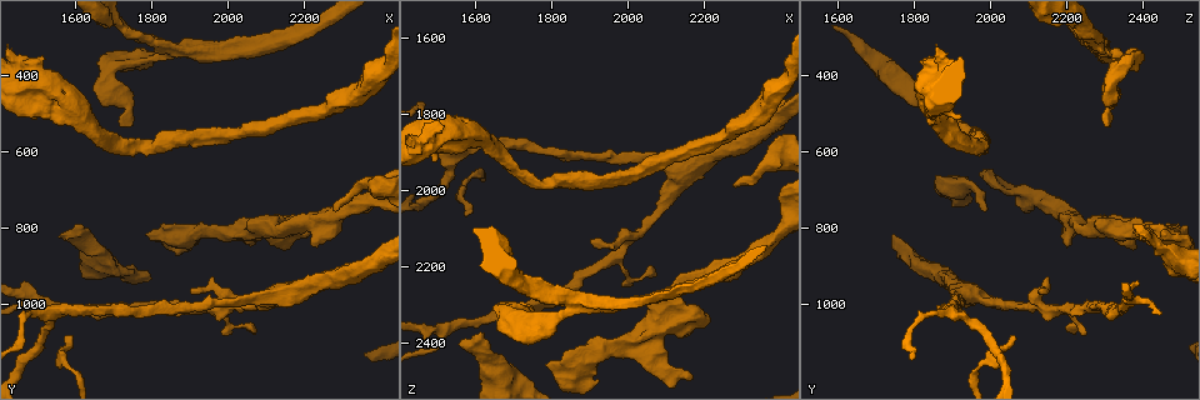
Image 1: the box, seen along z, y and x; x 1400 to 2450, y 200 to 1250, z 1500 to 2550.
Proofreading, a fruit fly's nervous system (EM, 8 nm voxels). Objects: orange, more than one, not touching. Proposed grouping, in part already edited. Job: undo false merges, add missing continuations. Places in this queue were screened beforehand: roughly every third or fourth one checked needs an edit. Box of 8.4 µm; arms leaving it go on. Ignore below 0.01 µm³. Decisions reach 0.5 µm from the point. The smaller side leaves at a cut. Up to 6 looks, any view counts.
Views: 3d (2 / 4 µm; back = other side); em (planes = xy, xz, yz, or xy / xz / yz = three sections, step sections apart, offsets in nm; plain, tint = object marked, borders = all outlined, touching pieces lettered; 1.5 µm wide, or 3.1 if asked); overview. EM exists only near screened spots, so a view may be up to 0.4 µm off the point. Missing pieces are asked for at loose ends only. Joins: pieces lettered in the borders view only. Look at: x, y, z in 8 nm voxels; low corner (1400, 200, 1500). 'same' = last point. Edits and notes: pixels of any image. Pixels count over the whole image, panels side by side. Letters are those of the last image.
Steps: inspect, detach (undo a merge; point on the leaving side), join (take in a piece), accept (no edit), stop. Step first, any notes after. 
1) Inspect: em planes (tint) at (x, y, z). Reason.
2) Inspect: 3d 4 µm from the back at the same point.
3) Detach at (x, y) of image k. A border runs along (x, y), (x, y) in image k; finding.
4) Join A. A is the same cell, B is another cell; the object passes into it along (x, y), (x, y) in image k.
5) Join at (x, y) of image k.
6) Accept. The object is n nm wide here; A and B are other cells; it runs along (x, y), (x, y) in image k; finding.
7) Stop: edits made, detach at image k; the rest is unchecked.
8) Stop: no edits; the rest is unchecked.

Inspect: 3d 2 µm at (1725, 535, 2300). Branch stops here.

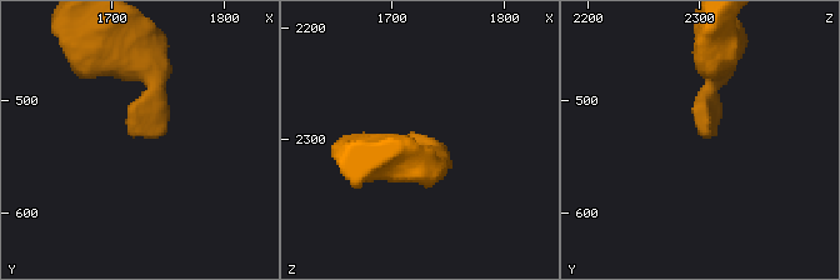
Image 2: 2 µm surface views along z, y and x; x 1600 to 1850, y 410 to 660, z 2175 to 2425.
Inspect: em planes (tint) at (1722, 532, 2302). Now the EM.

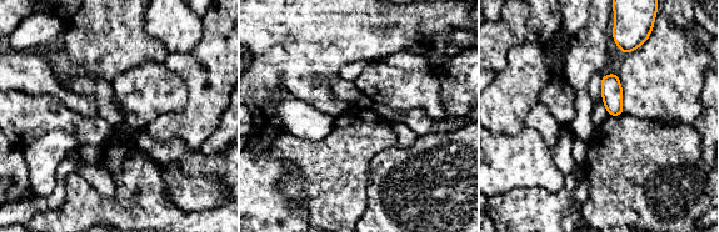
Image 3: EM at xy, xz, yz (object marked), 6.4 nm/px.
Inspect: em planes (borders) at the same point. See the neighbours.

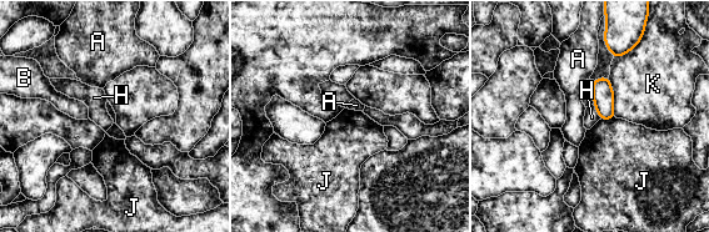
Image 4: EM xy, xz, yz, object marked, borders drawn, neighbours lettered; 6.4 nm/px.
Accept. A, B, H, J and K are other cells; none of them fits.

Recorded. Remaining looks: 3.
Inspect: em planes (borders) at (2285, 750, 1980). Long arm stops here.

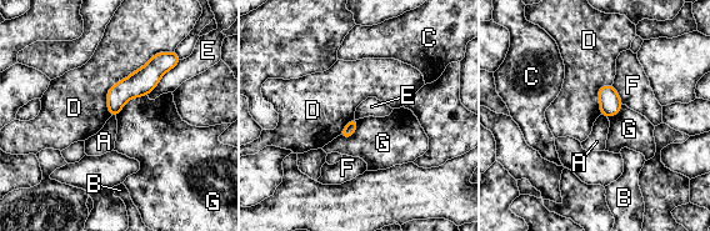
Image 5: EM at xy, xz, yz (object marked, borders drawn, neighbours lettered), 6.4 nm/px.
Accept. A, B, C, D, E, F and G are other cells; no lettered piece goes on from it.

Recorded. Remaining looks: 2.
Inspect: 3d 4 µm at (1560, 820, 2395). Free end.

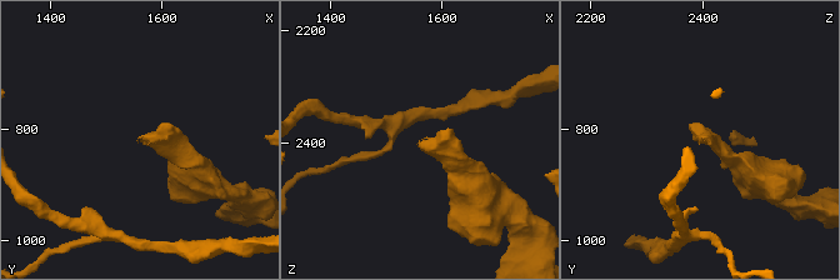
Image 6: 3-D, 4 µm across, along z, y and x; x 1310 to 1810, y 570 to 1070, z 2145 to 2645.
Inspect: em planes (borders) at (1565, 815, 2400). Shape alone is not enough.

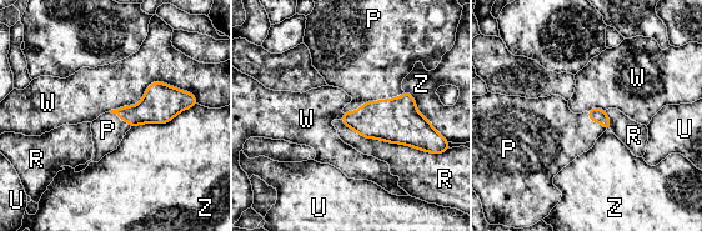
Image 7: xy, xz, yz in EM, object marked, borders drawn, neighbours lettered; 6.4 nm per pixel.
Join P. The longest contact is with R, 600 nm; P is the same cell, R, U, W and Z are other cells; the object passes into it along (392, 120), (372, 101), (369, 63) in image 7; it goes on there.

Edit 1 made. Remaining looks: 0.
Stop: edits made, join at image 7; the rest is unchecked.

